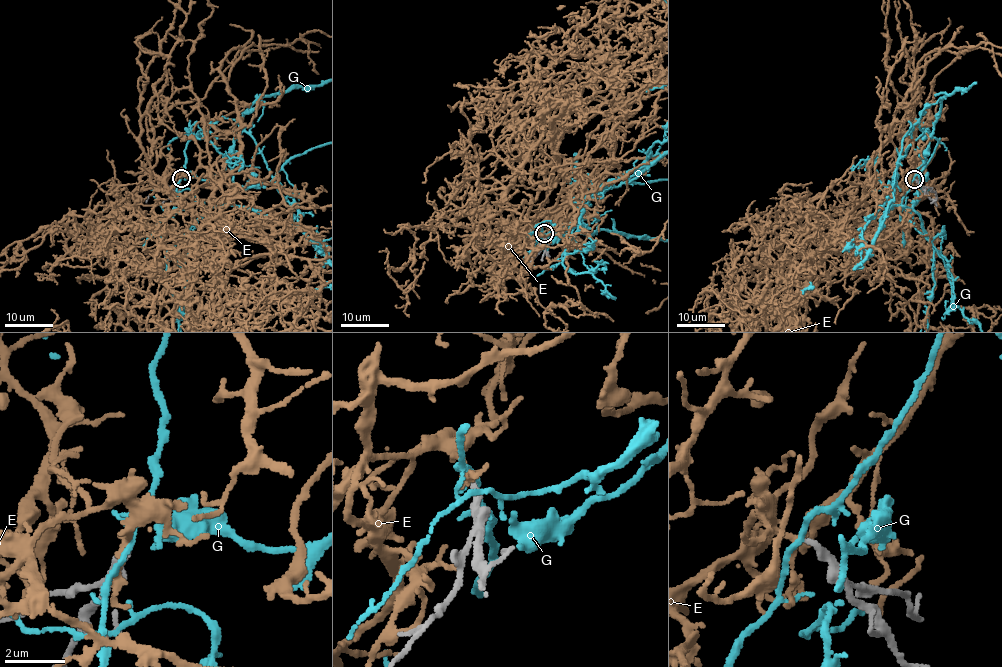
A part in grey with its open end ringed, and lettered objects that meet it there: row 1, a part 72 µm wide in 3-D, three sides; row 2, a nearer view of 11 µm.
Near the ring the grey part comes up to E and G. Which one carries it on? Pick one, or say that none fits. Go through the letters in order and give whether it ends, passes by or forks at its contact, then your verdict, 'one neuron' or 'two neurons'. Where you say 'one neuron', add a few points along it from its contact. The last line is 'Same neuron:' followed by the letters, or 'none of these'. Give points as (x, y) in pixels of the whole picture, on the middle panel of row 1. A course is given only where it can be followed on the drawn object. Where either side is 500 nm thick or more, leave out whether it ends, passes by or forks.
E: it passes by; one neuron
G: it passes by; two neurons
Same neuron: E

